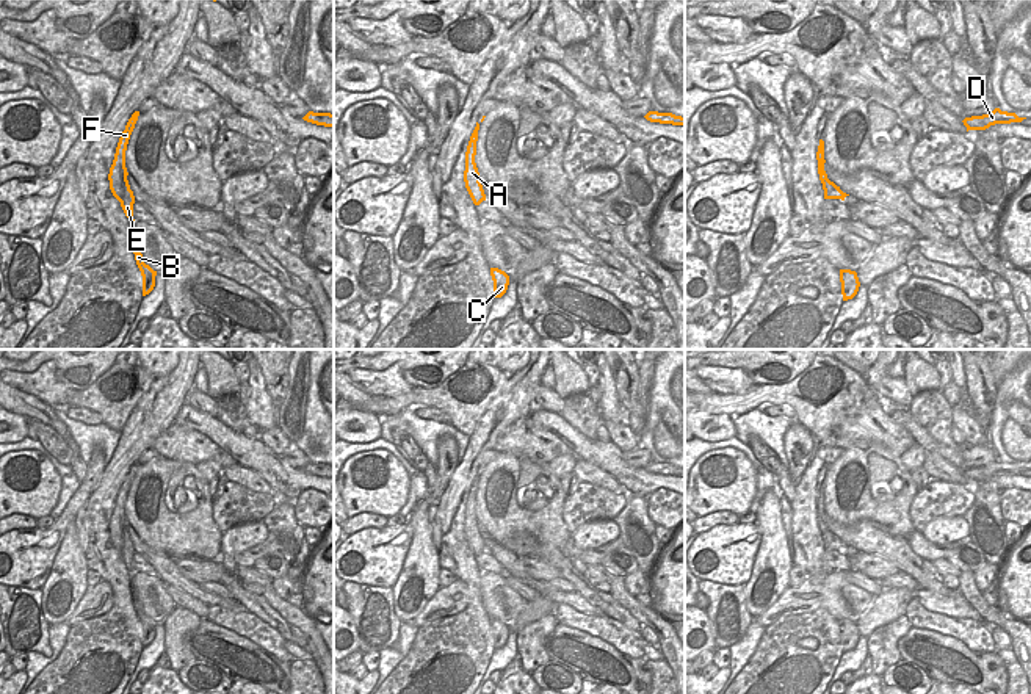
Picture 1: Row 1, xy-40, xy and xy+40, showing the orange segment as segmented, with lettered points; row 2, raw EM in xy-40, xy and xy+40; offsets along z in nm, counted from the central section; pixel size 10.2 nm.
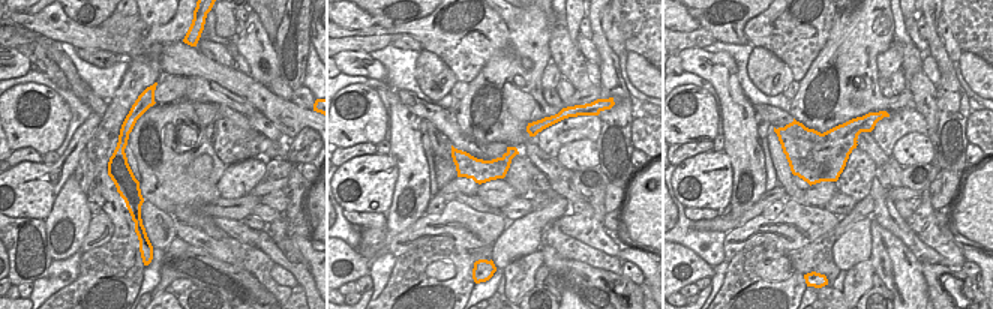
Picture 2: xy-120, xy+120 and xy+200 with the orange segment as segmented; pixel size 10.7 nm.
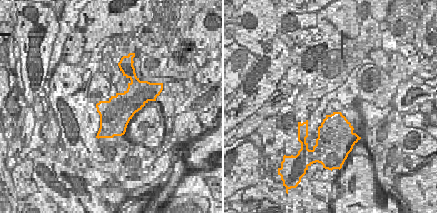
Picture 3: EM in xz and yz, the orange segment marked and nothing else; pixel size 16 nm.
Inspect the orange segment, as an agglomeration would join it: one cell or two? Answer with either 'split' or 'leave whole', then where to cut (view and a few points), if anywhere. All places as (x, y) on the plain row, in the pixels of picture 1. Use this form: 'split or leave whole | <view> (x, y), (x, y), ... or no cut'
split | xy+40 (828, 530), (823, 538)

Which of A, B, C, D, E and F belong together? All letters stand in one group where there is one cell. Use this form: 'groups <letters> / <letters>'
groups A B C E F / D

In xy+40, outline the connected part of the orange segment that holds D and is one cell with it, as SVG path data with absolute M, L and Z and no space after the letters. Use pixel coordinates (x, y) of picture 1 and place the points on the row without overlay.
M995 459L993 462L982 465L982 467L971 467L965 468L962 473L968 481L986 481L995 475L1011 475L1011 473L1022 473L1026 468L1018 468L1015 464L1001 462Z

